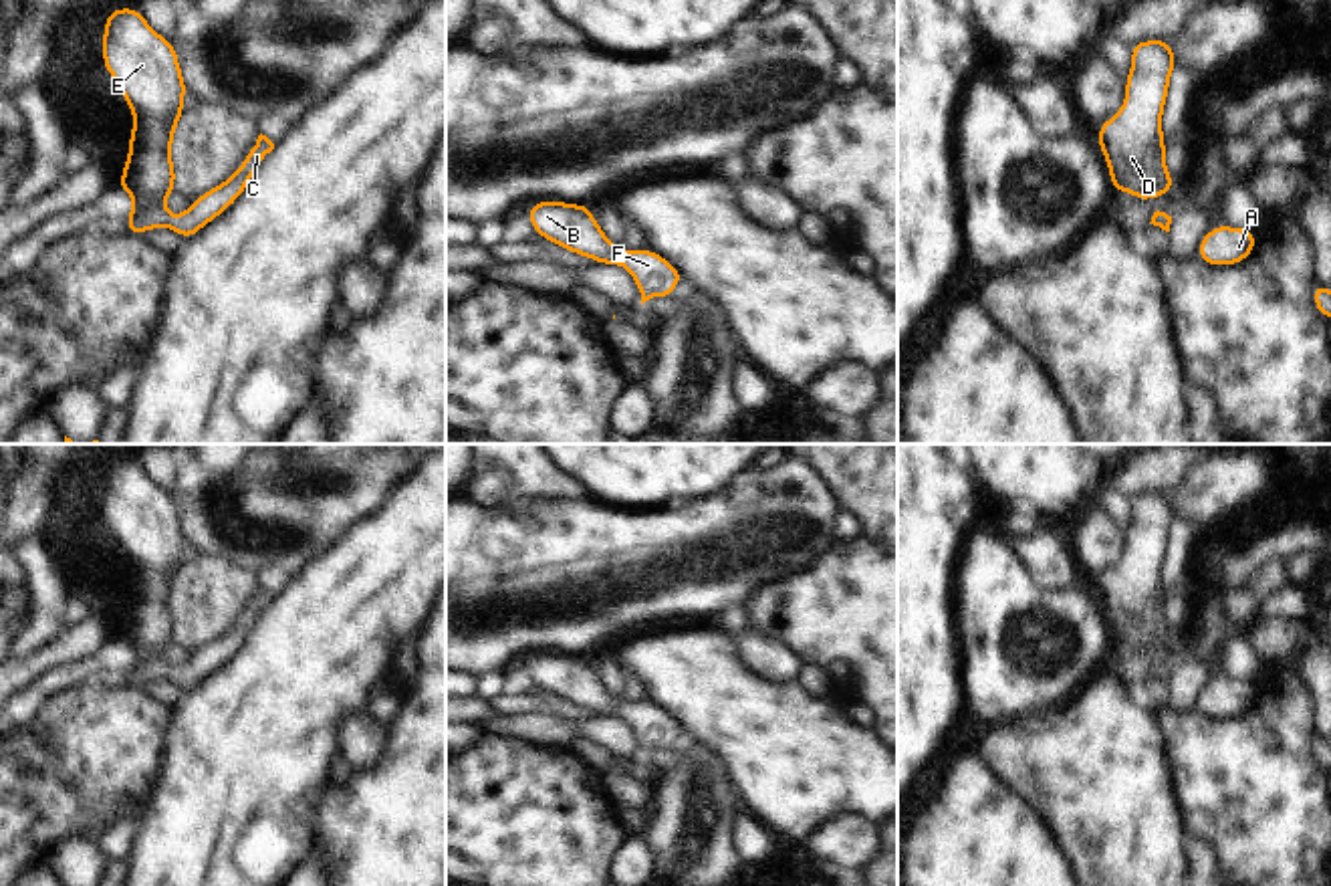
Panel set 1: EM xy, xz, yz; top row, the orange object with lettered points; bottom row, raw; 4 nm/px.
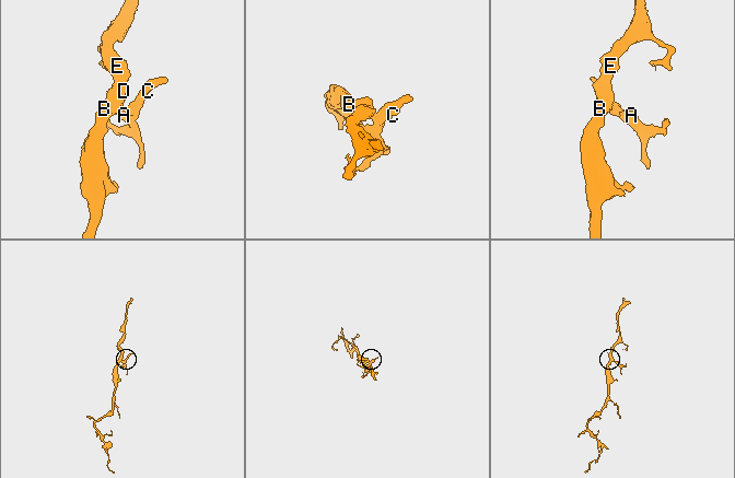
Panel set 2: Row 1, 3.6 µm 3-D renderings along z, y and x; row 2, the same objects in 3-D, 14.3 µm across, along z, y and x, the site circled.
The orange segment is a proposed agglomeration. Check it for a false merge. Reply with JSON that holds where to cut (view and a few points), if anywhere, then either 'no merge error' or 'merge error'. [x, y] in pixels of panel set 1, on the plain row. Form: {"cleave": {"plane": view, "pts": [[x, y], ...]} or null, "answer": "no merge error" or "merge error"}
{"cleave": null, "answer": "no merge error"}

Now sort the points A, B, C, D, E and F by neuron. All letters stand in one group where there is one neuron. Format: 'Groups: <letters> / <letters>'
Groups: A B C D E F.

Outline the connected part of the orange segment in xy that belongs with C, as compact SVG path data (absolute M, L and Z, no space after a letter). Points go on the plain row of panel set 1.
M129 458L107 464L101 501L103 519L133 565L133 581L127 589L131 599L123 628L115 632L133 652L125 670L127 686L167 678L188 692L244 646L274 595L260 585L226 634L192 652L184 666L171 668L165 660L167 648L175 644L171 597L175 577L186 565L188 545L175 499Z

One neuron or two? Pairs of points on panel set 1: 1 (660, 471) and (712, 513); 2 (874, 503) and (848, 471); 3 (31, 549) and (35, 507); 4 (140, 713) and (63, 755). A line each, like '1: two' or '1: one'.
1: two
2: one
3: two
4: one

